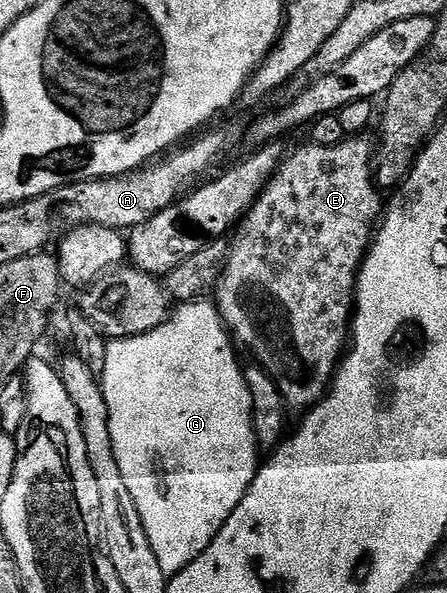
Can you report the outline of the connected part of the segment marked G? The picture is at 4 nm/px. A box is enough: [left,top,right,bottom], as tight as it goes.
[100,299,260,577]

